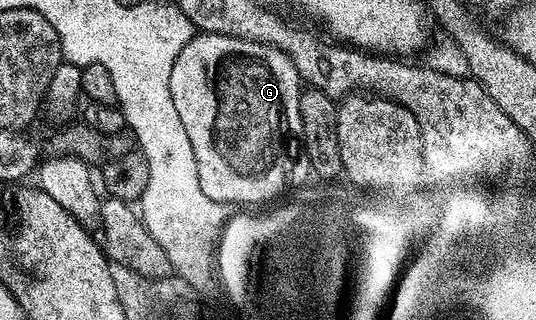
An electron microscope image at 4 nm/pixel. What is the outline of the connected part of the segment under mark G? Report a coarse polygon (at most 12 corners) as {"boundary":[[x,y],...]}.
{"boundary":[[197,32],[170,99],[200,186],[259,207],[310,177],[300,76]]}

